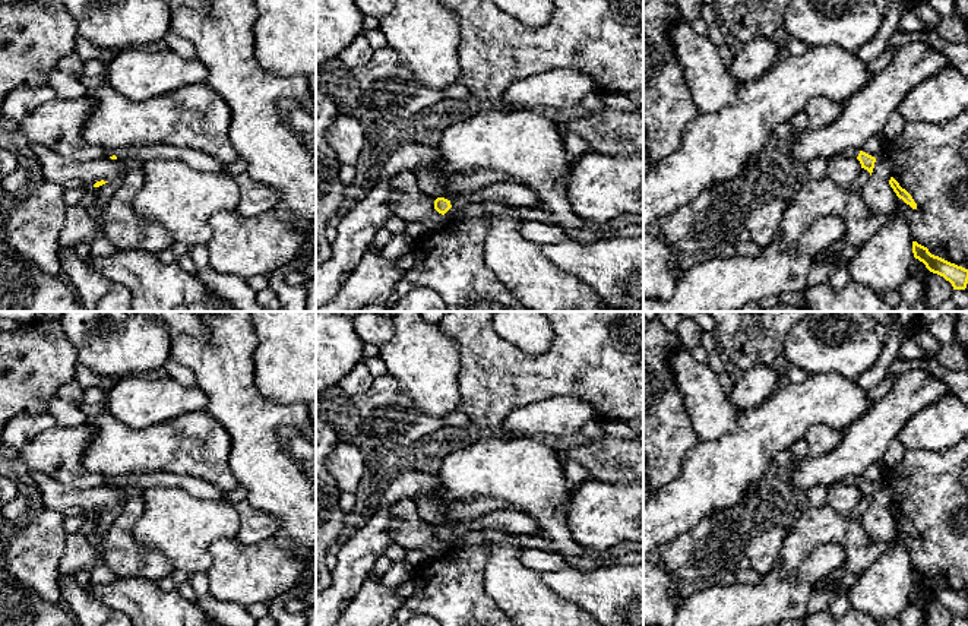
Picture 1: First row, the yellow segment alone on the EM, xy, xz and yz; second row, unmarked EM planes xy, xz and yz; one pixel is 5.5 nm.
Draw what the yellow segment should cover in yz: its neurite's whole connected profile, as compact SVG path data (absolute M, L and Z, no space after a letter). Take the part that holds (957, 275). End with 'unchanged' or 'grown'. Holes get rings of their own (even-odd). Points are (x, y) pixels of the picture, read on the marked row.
M912 241L912 253L914 257L923 262L930 272L937 274L949 281L953 290L967 288L968 269L931 254L927 247L918 244L917 241Z; unchanged

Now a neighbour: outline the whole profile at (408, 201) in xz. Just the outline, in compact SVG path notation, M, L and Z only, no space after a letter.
M411 170L396 173L390 186L390 206L396 216L418 221L431 228L446 224L446 216L434 209L434 200L420 189Z

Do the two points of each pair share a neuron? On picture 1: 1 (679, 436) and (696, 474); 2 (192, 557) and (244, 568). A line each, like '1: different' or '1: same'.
1: different
2: different

